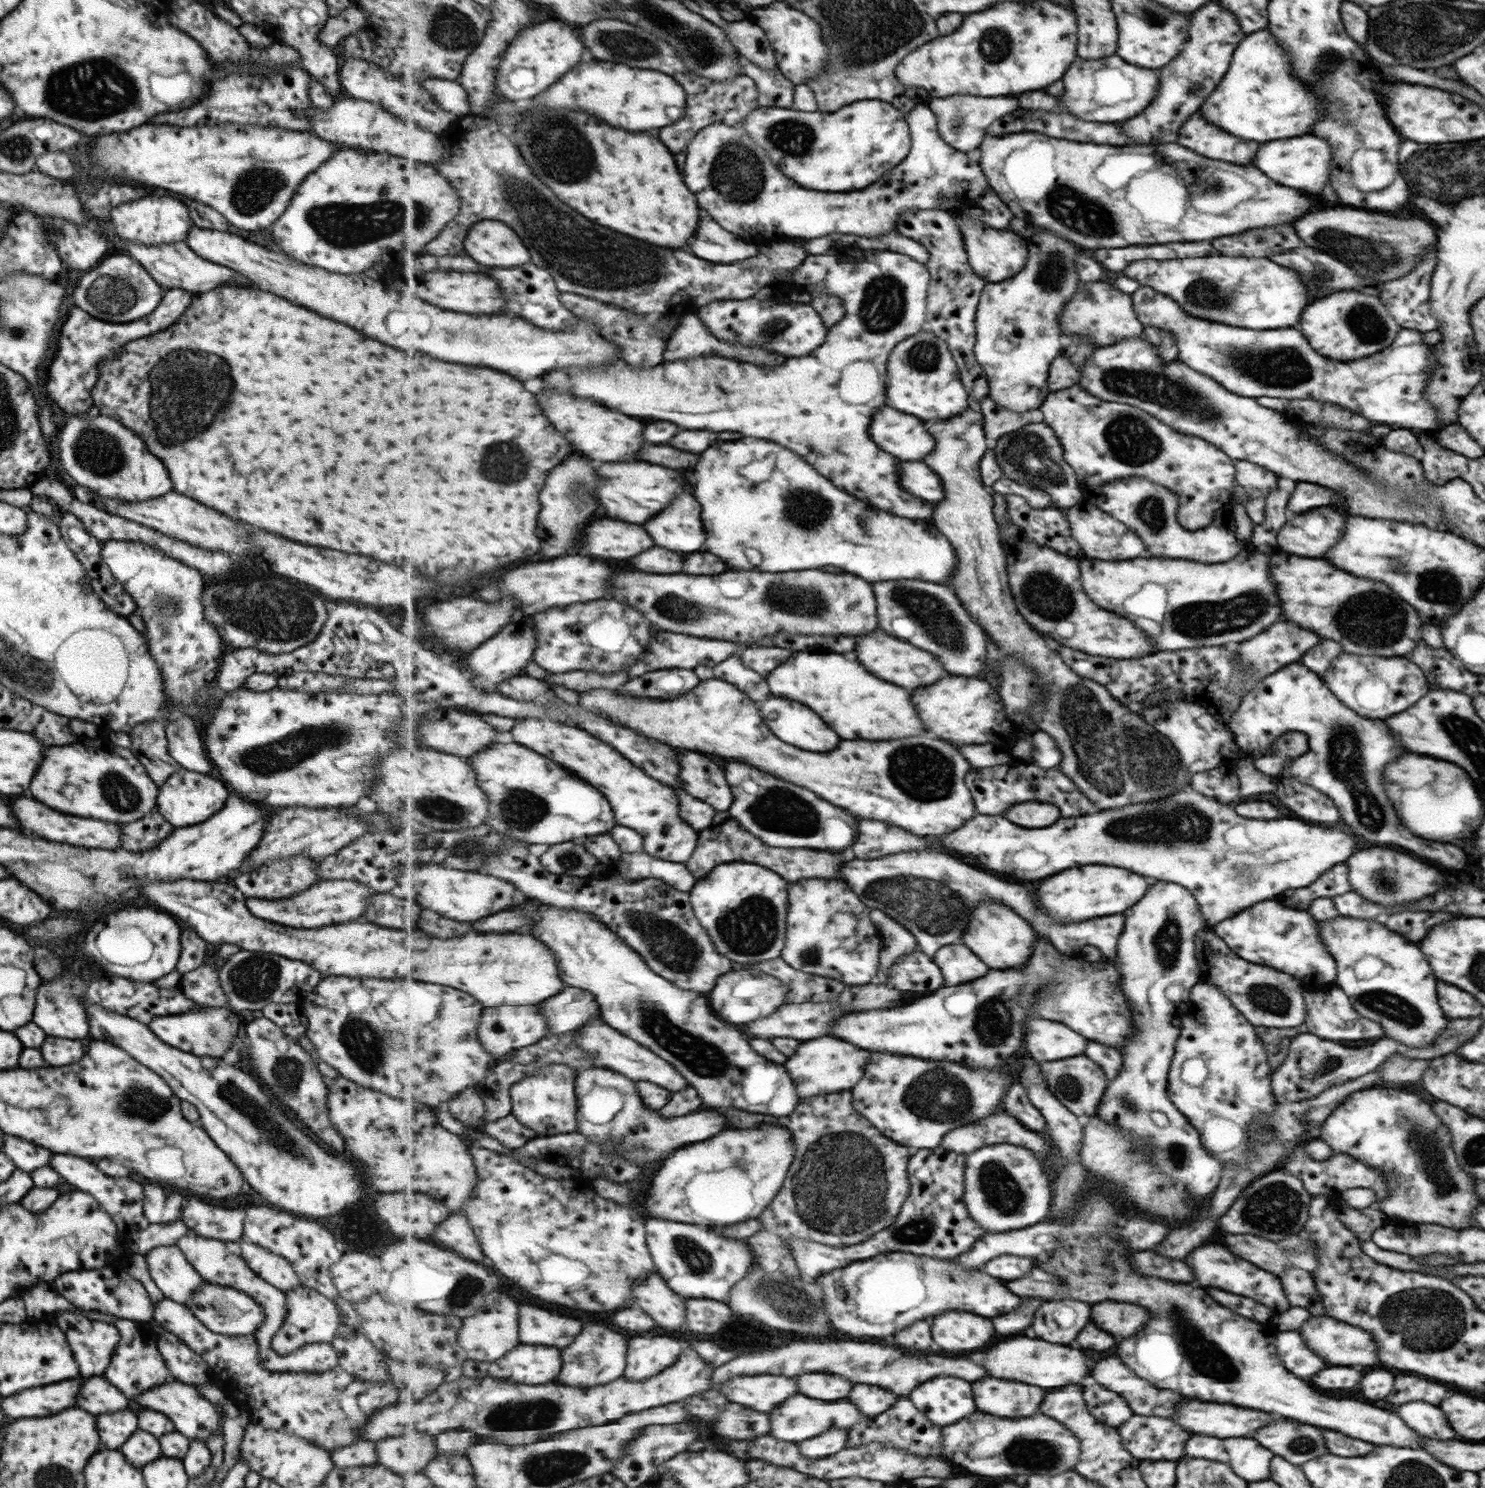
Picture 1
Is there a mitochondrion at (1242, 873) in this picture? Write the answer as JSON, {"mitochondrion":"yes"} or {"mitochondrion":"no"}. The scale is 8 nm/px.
{"mitochondrion":"yes"}

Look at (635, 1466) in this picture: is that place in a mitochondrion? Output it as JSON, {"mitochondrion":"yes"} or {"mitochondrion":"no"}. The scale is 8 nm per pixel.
{"mitochondrion":"no"}

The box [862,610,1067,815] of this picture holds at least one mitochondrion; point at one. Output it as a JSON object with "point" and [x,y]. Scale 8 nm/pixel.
{"point":[923,773]}

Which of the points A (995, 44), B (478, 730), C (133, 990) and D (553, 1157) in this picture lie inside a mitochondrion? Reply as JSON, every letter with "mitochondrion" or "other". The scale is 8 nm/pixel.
{"A":"mitochondrion","B":"other","C":"other","D":"other"}

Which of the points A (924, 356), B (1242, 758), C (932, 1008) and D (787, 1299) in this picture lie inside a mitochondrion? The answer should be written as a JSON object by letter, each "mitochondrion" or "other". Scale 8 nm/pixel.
{"A":"mitochondrion","B":"other","C":"other","D":"mitochondrion"}

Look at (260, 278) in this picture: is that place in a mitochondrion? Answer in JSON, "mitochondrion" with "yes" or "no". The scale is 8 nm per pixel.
{"mitochondrion":"no"}

